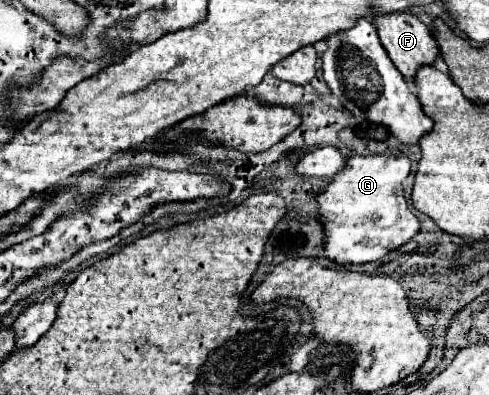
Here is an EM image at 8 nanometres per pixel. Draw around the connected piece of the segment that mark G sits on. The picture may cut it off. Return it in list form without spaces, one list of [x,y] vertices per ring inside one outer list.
[[[335,146],[317,148],[313,152],[307,152],[301,162],[297,164],[297,172],[303,176],[323,176],[331,178],[329,186],[319,194],[319,214],[321,222],[325,226],[325,256],[335,260],[337,264],[363,264],[363,262],[375,262],[381,260],[387,252],[397,250],[407,240],[411,240],[419,232],[419,220],[417,216],[407,210],[407,200],[403,196],[401,182],[407,178],[411,164],[407,156],[383,156],[383,154],[369,154],[369,156],[351,156],[347,160],[347,154],[343,154]]]

